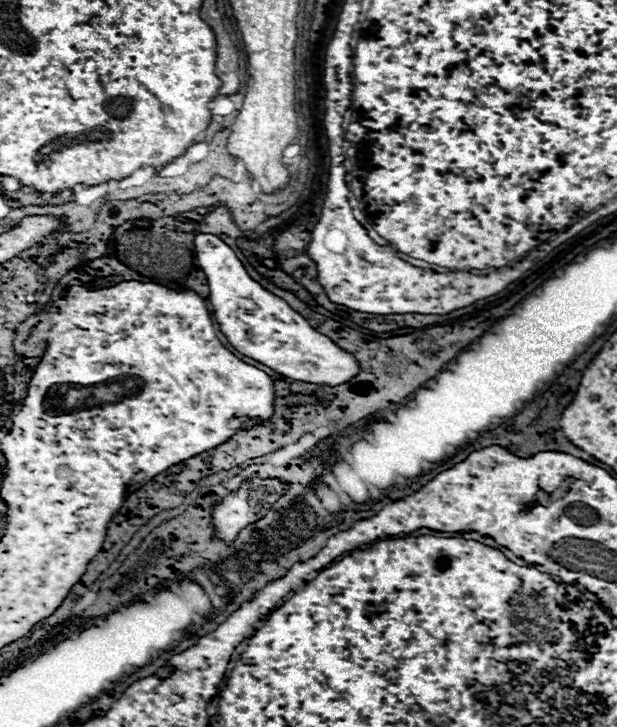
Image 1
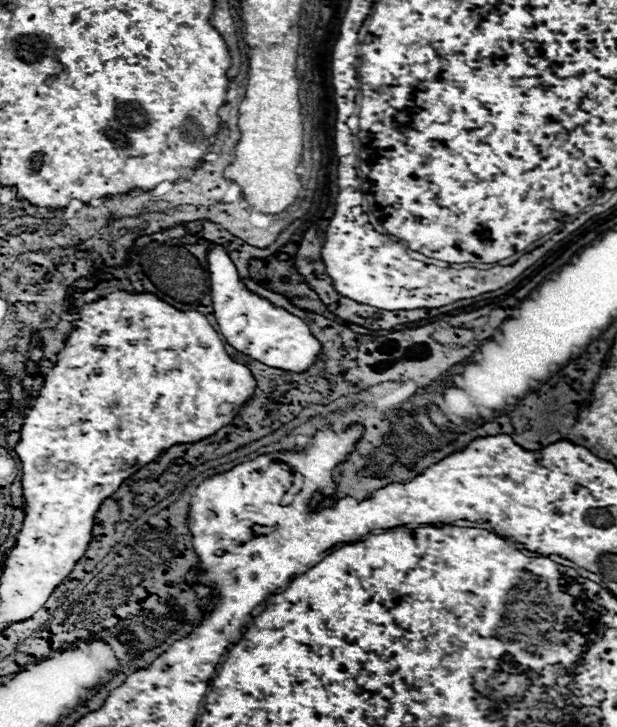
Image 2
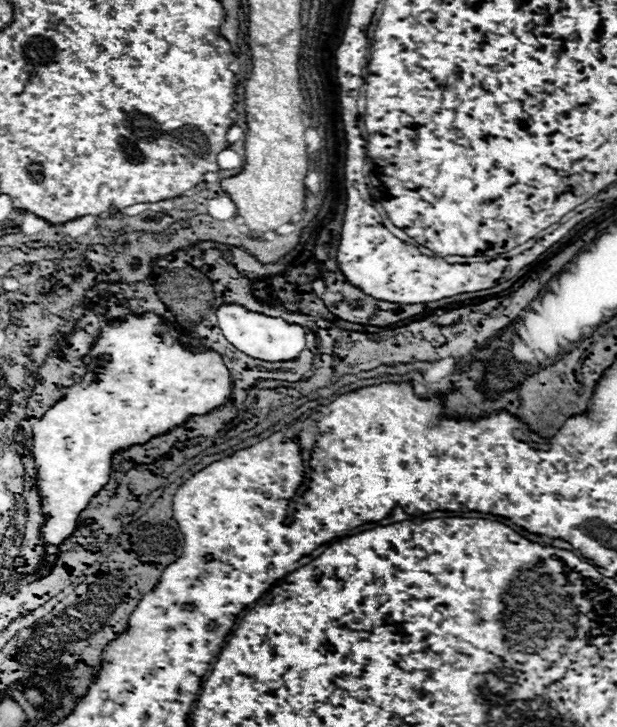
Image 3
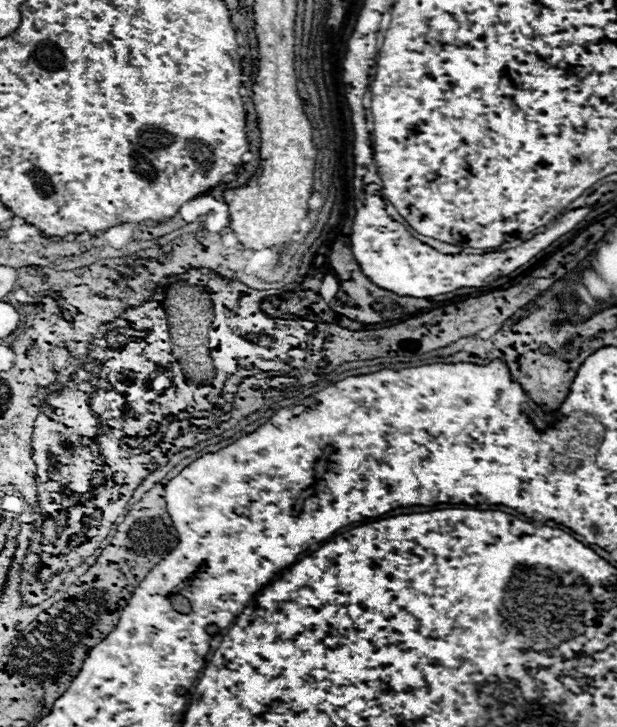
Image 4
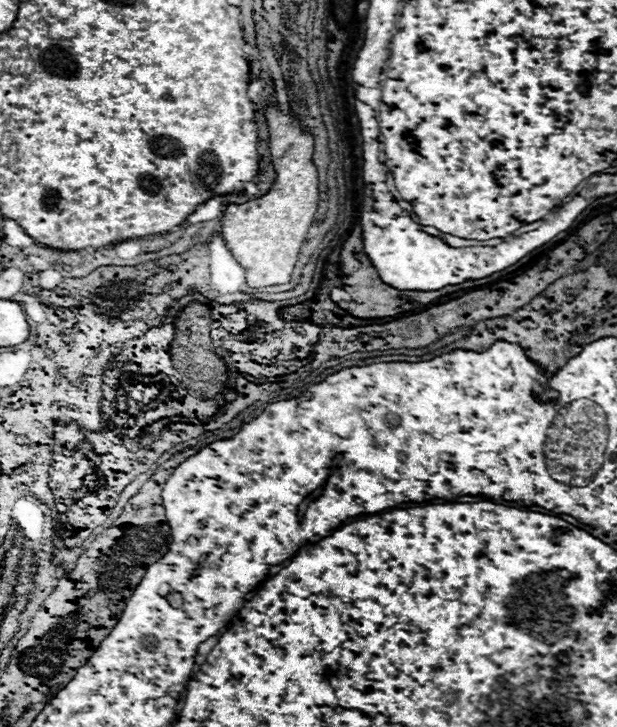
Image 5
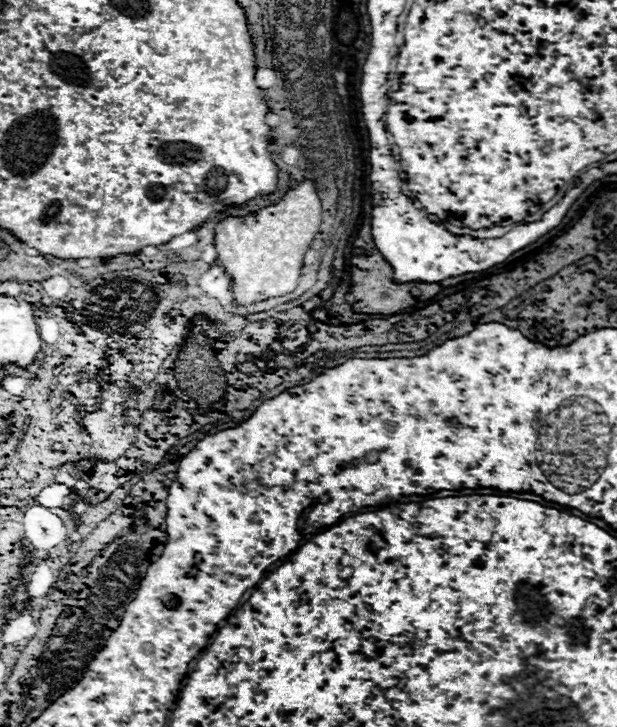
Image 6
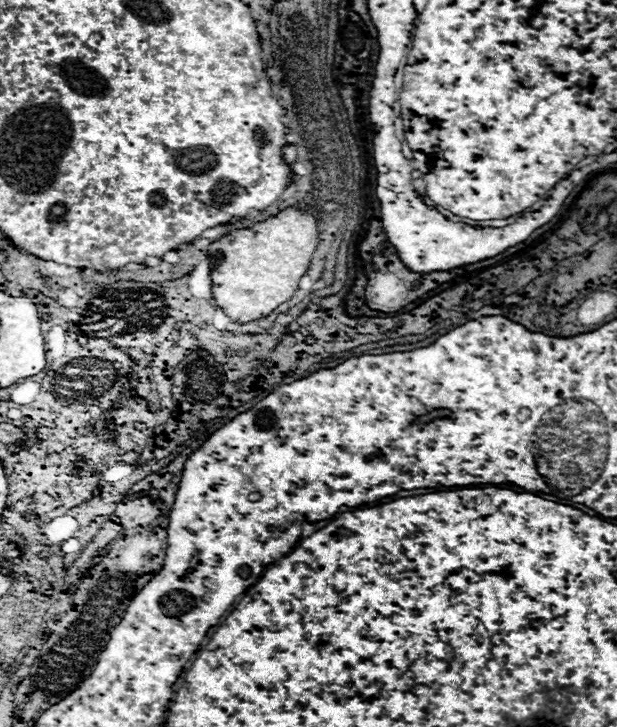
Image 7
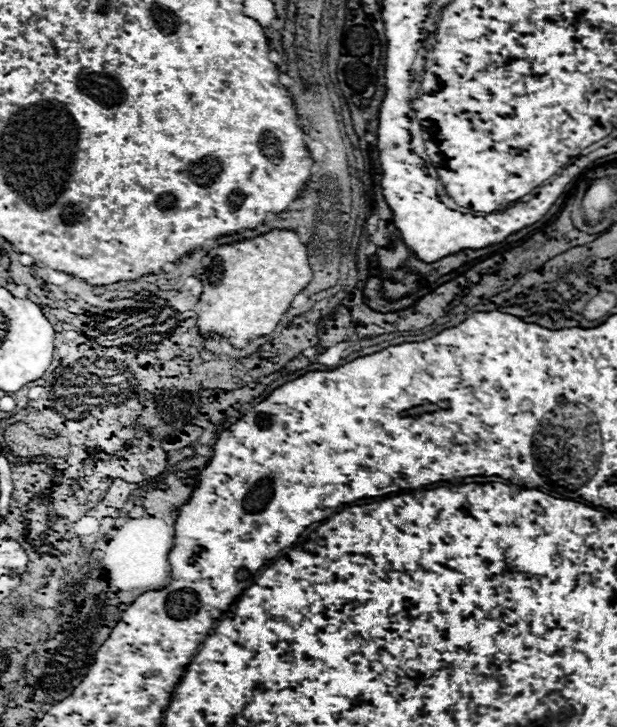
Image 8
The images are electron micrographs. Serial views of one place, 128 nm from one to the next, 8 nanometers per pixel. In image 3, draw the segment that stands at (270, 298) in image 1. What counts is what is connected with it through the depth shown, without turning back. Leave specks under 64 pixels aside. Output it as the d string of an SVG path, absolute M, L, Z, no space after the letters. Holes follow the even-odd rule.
M222 304L216 310L218 326L226 340L236 346L240 352L264 360L264 362L288 362L298 360L302 350L306 348L306 334L304 328L298 324L290 324L282 318L272 318L260 312L250 312L242 304Z

